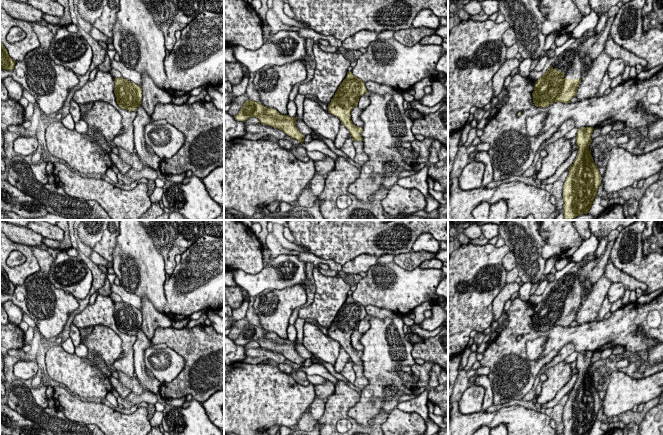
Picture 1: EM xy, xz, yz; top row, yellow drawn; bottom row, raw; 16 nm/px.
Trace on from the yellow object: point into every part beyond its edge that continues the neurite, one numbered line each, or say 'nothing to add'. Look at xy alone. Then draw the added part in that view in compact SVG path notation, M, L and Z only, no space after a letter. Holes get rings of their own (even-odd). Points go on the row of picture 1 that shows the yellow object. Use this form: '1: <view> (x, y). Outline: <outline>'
nothing to add

